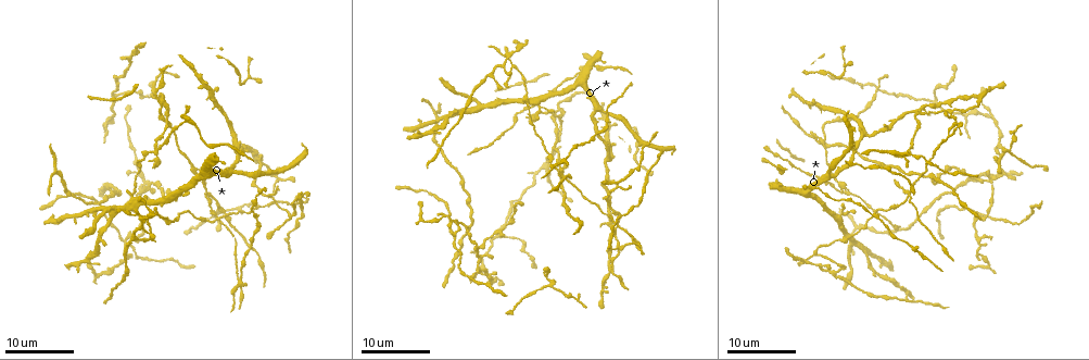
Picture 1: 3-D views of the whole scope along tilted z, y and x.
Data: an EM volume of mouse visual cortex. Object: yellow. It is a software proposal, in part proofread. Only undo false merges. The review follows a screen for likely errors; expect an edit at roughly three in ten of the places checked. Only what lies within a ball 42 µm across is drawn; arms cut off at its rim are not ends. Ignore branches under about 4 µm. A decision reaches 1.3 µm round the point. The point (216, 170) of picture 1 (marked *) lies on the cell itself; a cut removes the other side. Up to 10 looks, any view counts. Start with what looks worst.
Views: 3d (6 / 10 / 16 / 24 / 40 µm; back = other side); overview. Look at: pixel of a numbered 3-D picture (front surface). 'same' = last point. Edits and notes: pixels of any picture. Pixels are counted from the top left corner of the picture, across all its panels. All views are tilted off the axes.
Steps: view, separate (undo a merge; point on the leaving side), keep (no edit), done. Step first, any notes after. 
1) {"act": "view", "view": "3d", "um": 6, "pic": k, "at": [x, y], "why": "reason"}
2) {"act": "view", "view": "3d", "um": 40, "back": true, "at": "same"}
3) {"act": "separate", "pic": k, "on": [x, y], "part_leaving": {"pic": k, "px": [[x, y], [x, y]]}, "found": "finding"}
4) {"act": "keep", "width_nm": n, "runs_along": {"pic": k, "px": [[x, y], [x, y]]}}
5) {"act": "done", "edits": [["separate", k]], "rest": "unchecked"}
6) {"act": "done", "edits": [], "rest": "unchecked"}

{"act": "view", "view": "3d", "um": 24, "pic": 1, "at": [218, 221], "why": "four arms meet"}

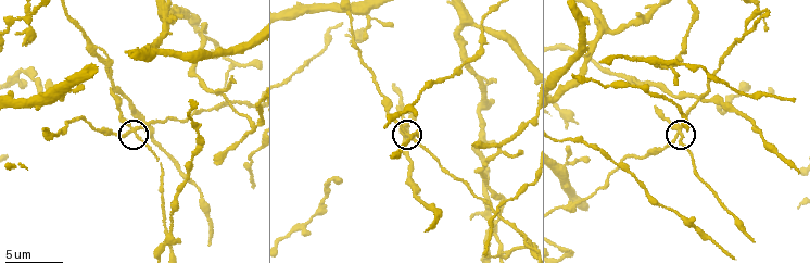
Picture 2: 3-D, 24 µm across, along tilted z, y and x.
{"act": "view", "view": "3d", "um": 10, "pic": 2, "at": [679, 133], "why": "closer look"}

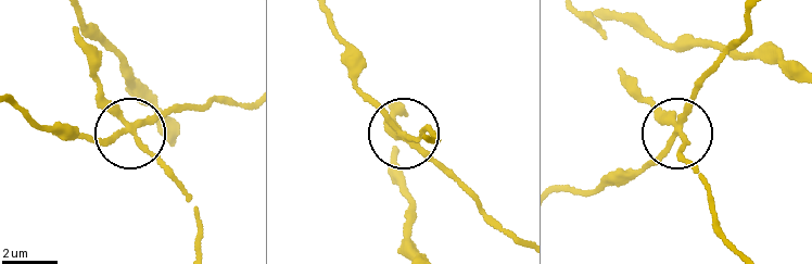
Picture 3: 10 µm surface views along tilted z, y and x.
{"act": "separate", "pic": 3, "on": [100, 138], "part_leaving": {"pic": 3, "px": [[402, 132], [360, 86], [356, 53], [331, 14]]}, "found": "two cells meet here"}

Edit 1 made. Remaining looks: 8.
{"act": "view", "view": "3d", "um": 24, "pic": 1, "at": [114, 208]}

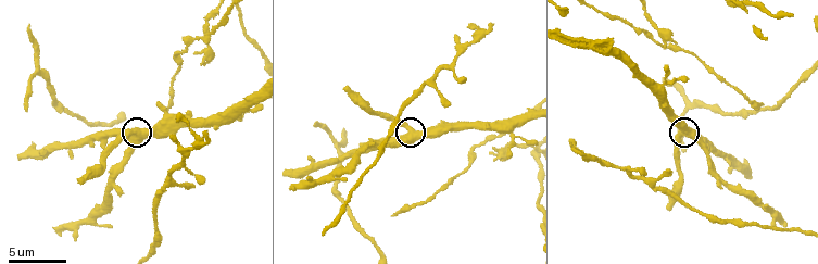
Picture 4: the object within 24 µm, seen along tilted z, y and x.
{"act": "view", "view": "3d", "um": 6, "pic": 4, "at": [407, 128]}

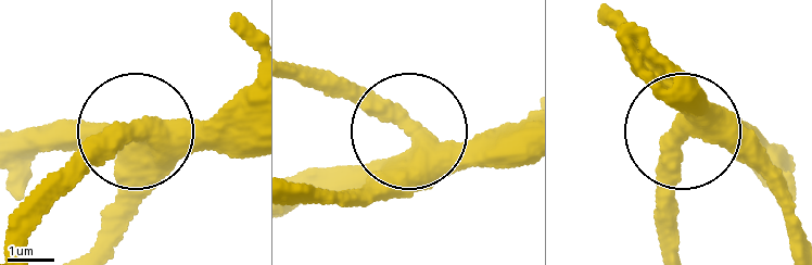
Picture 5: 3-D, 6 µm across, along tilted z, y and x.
{"act": "keep", "runs_along": {"pic": 5, "px": [[245, 105], [204, 126], [131, 129], [43, 189]]}, "found": "all the same cell"}

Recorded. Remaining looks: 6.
{"act": "view", "view": "3d", "um": 10, "pic": 2, "at": [205, 25], "why": "sudden change in width"}

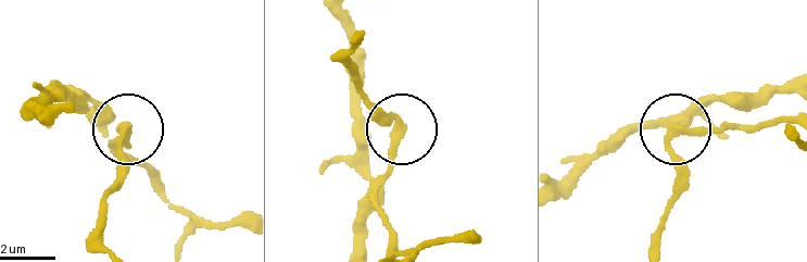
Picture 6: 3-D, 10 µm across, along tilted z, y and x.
{"act": "keep", "width_nm": 270, "found": "continuous, no second cell"}

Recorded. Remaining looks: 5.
{"act": "view", "view": "3d", "um": 16, "pic": 2, "at": [97, 47], "why": "two arms in line, one across"}

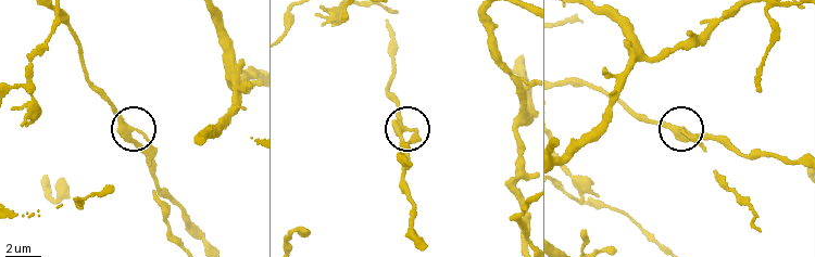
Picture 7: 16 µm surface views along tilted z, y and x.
{"act": "keep", "arms": 3, "runs_along": {"pic": 7, "px": [[564, 85], [596, 86], [650, 118], [727, 143]]}, "found": "continuous, no second cell"}

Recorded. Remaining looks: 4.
{"act": "view", "view": "3d", "um": 16, "pic": 1, "at": [490, 277], "why": "thin neck"}

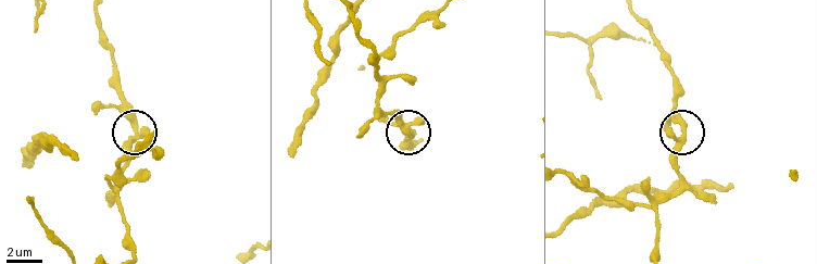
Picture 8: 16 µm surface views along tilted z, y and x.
{"act": "view", "view": "3d", "um": 6, "pic": 8, "at": [411, 133]}

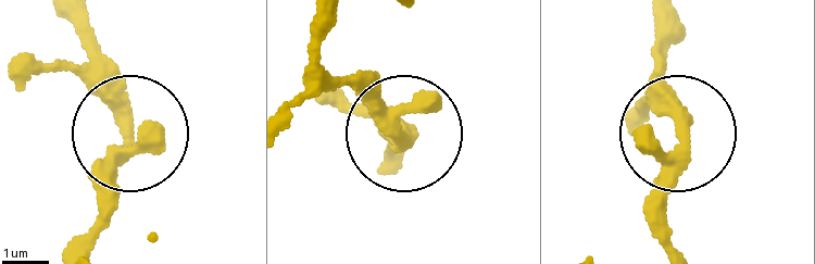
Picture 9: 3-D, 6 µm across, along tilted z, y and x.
{"act": "view", "view": "3d", "um": 6, "back": true, "pic": 9, "at": [684, 131]}

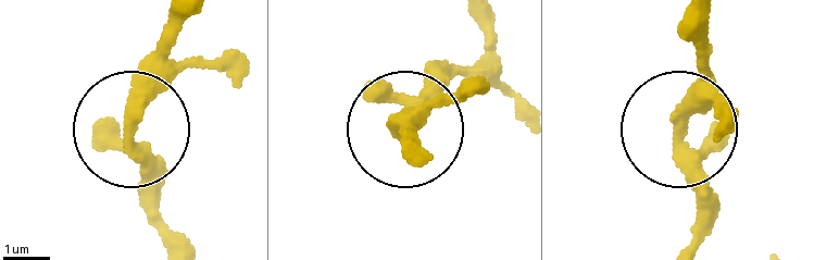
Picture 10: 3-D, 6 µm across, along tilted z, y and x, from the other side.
{"act": "keep", "width_nm": 270, "found": "continuous, no second cell"}

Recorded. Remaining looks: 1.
{"act": "done", "edits": [["separate", 3]], "rest": "unchecked"}

